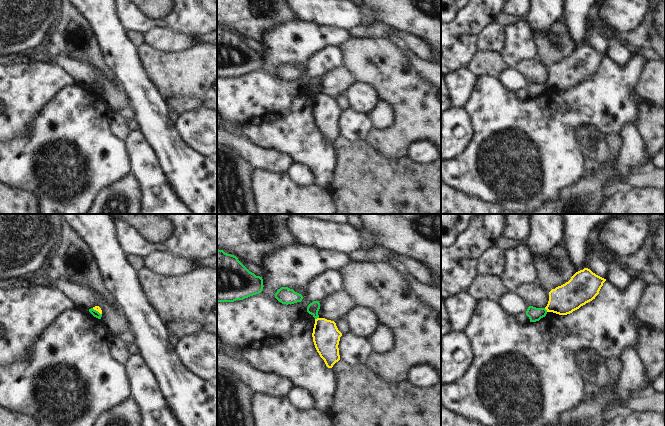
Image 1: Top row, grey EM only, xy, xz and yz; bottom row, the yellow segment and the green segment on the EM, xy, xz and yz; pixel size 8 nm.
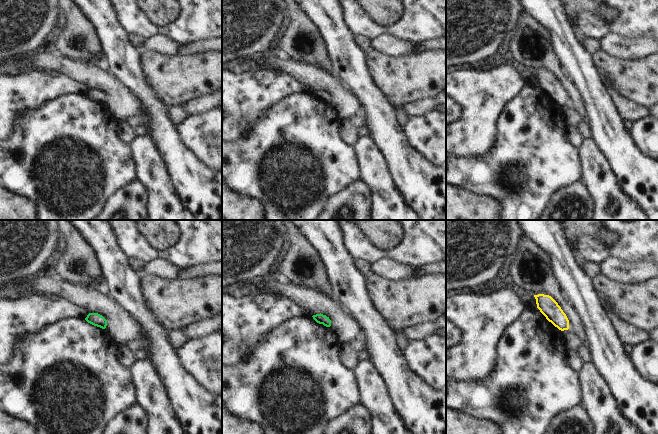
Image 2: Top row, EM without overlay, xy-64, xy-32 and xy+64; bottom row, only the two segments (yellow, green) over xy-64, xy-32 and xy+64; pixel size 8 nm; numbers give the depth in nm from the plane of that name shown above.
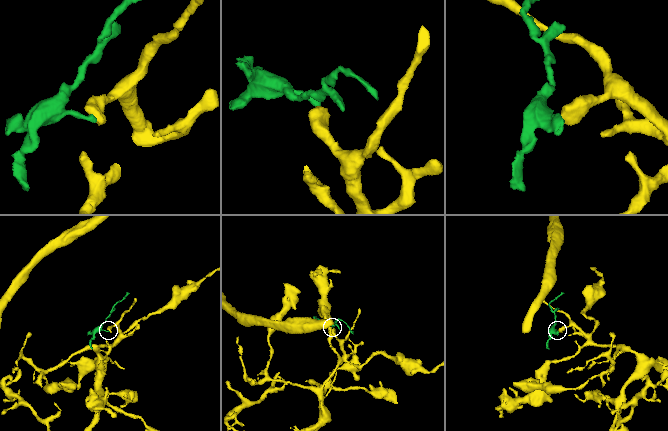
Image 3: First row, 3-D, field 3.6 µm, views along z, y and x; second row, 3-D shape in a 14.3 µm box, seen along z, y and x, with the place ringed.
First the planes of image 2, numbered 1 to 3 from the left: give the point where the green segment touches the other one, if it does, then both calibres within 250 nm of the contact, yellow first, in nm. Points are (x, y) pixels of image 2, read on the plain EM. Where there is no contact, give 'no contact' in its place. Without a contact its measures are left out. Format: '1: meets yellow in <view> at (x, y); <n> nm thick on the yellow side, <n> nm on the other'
1: no contact
2: no contact
3: no contact

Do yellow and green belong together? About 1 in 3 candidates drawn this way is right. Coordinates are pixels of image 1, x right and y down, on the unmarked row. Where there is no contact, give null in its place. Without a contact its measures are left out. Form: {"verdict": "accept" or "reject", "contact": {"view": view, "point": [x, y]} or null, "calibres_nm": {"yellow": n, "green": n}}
{"verdict": "reject", "contact": {"view": "xz", "point": [317, 94]}, "calibres_nm": {"yellow": 220, "green": 90}}

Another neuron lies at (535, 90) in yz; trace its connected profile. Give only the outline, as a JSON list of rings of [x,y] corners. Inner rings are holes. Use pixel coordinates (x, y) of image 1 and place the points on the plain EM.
[[[529,82],[526,91],[529,93],[530,98],[539,97],[541,94],[545,93],[547,90],[547,86],[545,84],[536,84],[533,82]]]

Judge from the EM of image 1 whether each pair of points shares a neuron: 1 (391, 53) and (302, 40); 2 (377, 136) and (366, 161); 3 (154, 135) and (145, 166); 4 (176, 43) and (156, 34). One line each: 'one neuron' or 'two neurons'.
1: two neurons
2: two neurons
3: two neurons
4: one neuron

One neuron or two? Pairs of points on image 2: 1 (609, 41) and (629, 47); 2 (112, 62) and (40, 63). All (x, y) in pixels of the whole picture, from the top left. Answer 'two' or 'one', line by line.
1: one
2: two

